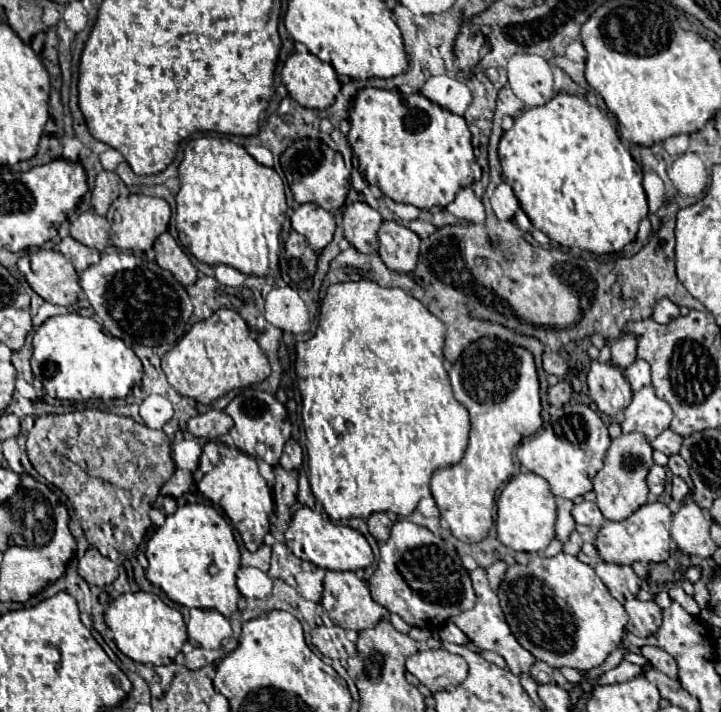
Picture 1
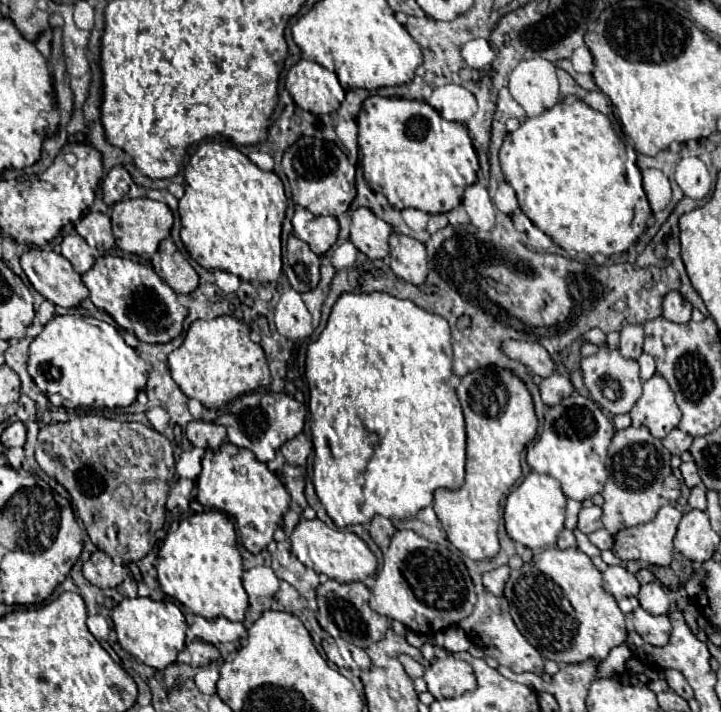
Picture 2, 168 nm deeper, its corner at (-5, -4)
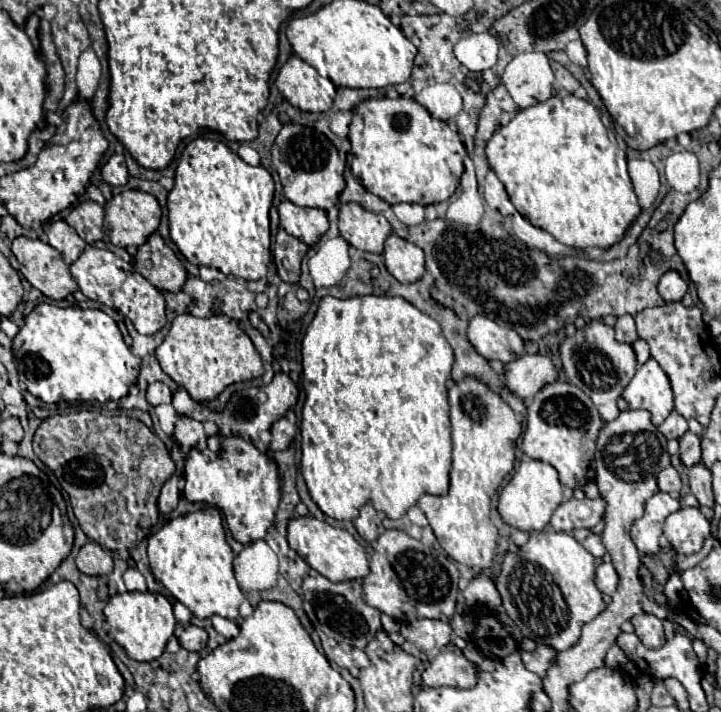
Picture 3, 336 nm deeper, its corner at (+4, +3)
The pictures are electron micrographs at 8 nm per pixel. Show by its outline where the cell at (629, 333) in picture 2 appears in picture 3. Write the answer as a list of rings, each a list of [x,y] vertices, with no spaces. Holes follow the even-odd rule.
[[[632,315],[618,317],[618,321],[614,325],[614,331],[616,331],[616,341],[618,343],[632,343],[632,341],[638,339],[636,325],[634,325],[634,317]]]

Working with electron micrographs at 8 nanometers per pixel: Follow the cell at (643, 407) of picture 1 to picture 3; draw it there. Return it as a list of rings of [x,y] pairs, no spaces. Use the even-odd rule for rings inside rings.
[[[648,359],[634,375],[622,395],[630,409],[646,409],[652,415],[652,423],[660,425],[674,409],[670,395],[670,381],[660,369],[656,359]]]

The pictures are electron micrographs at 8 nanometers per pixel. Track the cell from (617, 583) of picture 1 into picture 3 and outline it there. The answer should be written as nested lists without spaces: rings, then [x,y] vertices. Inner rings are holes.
[[[602,563],[596,569],[596,587],[602,593],[608,593],[608,595],[612,595],[616,591],[616,587],[618,587],[618,573],[616,573],[612,563]]]

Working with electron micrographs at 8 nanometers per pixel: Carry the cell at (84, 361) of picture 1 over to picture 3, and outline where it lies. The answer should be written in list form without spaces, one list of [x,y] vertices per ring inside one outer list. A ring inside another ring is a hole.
[[[40,303],[26,317],[24,327],[14,337],[12,349],[20,379],[44,403],[76,399],[118,401],[128,395],[130,385],[136,383],[136,375],[140,373],[140,359],[124,343],[116,321],[100,309]]]

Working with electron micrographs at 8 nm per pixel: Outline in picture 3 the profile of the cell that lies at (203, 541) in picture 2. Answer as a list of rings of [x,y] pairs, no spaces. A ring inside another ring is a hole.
[[[204,507],[170,519],[158,533],[148,537],[150,569],[174,599],[186,605],[198,619],[220,615],[238,619],[238,607],[244,595],[234,579],[234,553],[226,543],[222,515],[216,507]]]

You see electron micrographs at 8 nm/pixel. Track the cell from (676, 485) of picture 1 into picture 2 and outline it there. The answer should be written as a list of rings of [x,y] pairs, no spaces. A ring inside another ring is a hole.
[[[689,460],[689,462],[683,462],[683,464],[681,464],[681,474],[683,474],[683,480],[685,480],[685,484],[687,484],[689,488],[693,488],[693,486],[701,484],[699,468],[697,468],[697,464],[695,464],[693,460]]]

